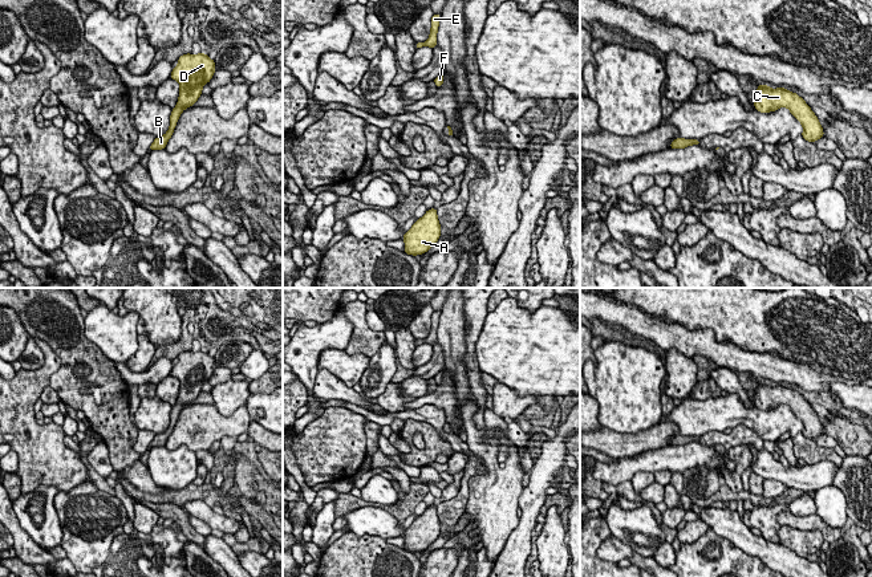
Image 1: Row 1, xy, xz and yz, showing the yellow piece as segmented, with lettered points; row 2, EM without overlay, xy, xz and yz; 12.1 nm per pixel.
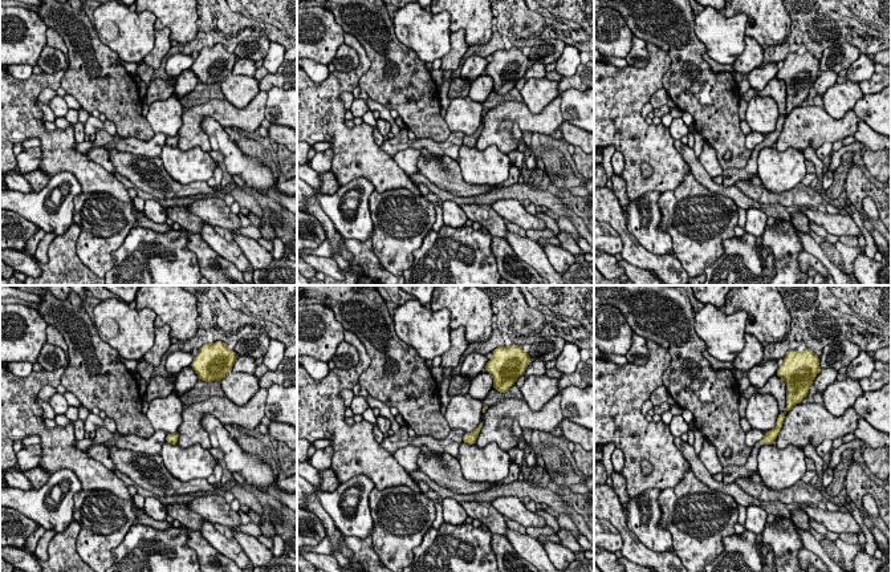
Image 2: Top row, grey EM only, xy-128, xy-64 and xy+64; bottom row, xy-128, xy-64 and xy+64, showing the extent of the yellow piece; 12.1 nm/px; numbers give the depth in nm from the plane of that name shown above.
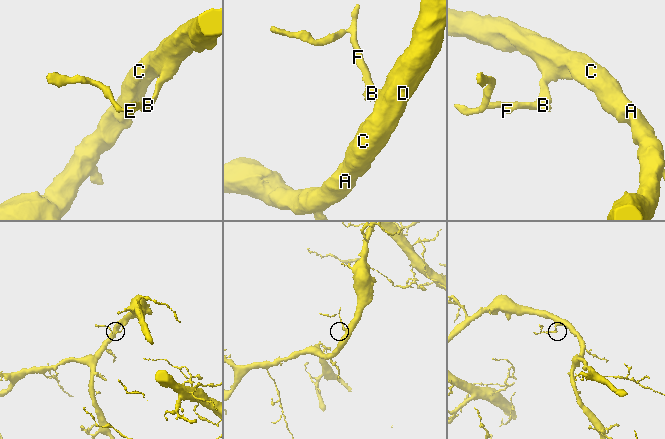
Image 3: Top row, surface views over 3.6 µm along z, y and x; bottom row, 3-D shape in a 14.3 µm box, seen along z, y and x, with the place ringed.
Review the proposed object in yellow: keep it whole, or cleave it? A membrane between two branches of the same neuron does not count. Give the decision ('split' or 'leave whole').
leave whole

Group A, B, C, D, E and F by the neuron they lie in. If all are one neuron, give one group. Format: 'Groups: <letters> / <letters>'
Groups: A B C D E F

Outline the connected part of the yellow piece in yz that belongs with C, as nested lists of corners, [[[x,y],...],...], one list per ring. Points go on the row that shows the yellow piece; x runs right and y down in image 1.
[[[759,84],[755,92],[754,106],[761,113],[775,111],[787,107],[803,126],[802,137],[807,142],[815,142],[824,137],[823,127],[818,117],[796,93],[786,88],[771,89],[768,85]]]

